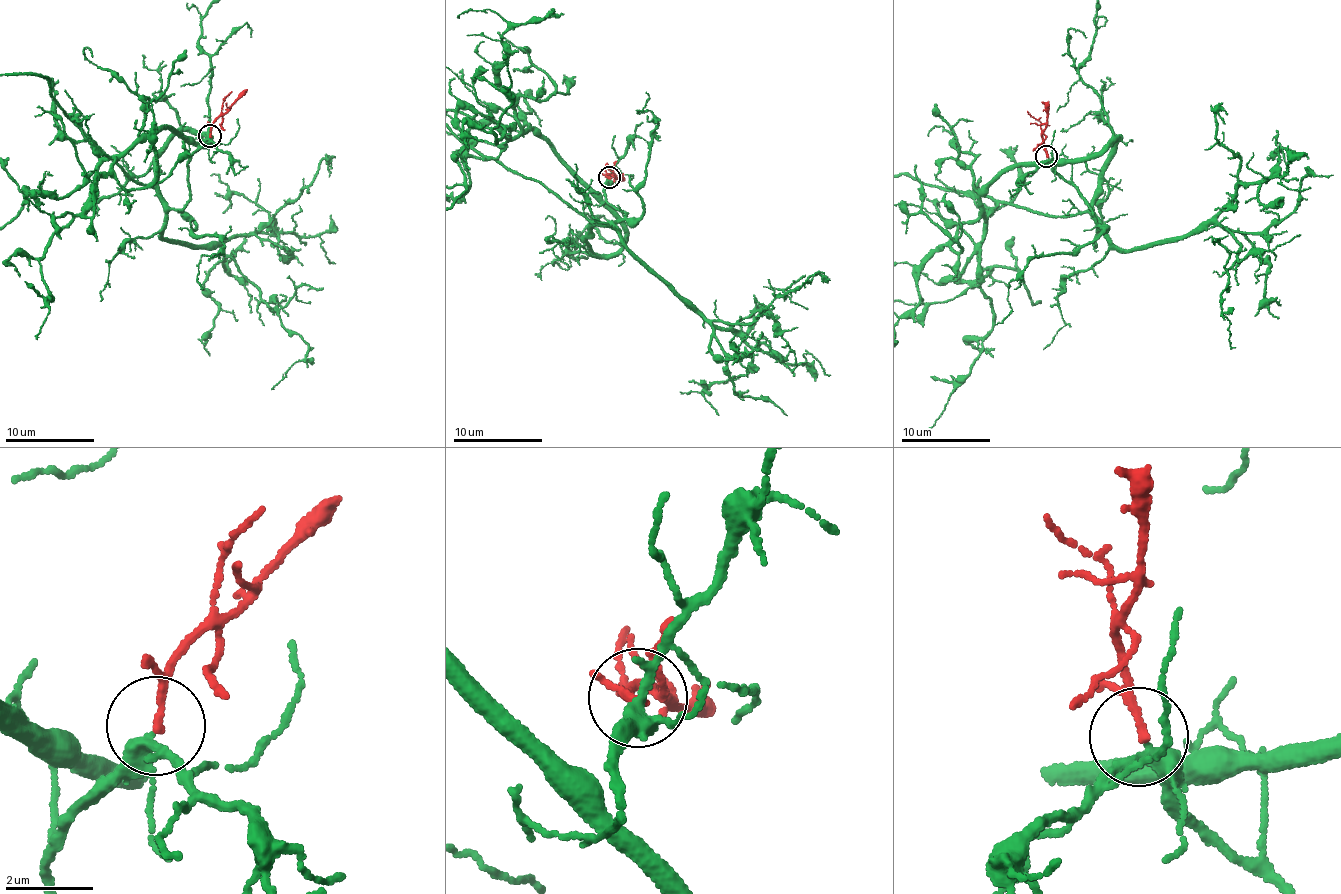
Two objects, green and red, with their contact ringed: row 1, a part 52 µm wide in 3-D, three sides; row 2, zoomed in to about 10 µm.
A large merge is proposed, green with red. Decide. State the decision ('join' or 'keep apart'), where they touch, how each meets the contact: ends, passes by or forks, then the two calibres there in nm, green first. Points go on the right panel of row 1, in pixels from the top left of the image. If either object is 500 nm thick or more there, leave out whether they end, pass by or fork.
join | (1046, 156) | green forks | red ends | 260/170 nm

